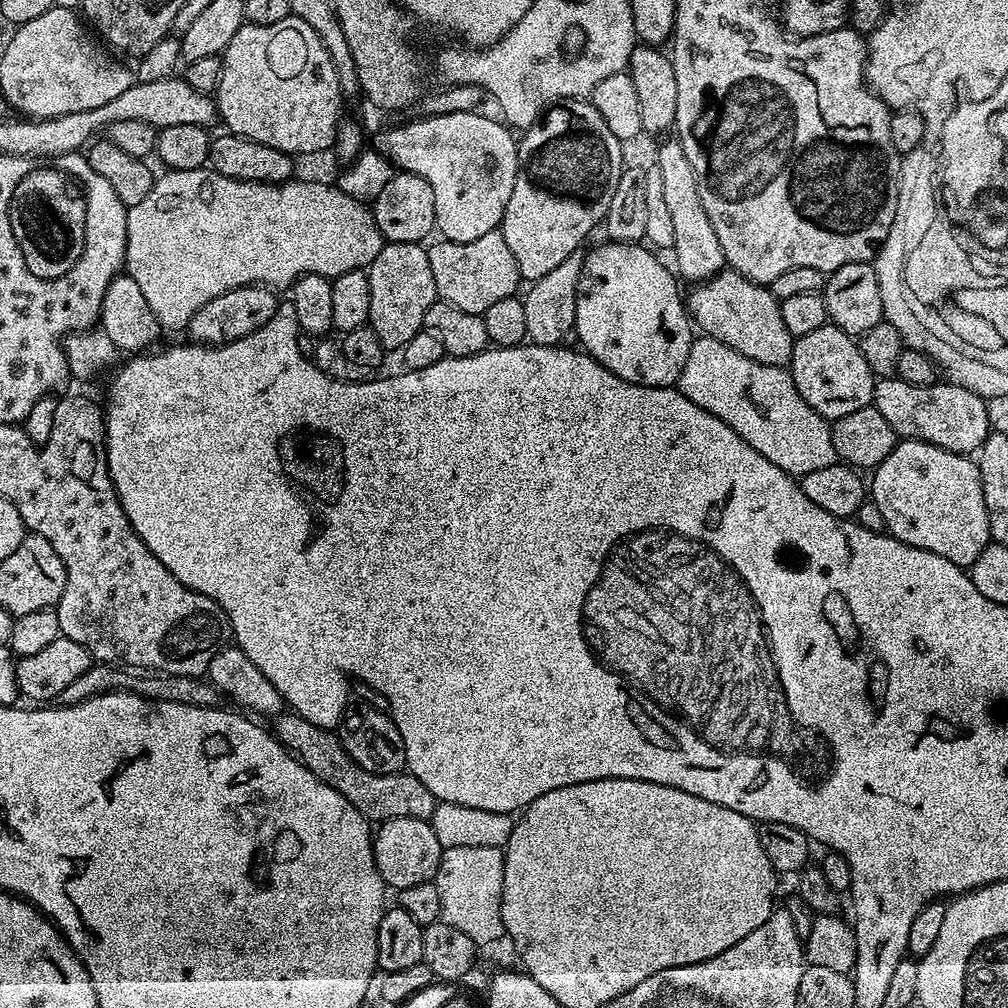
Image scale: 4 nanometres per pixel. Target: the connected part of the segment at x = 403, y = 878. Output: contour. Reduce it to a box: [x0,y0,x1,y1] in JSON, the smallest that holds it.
[372,818,442,889]

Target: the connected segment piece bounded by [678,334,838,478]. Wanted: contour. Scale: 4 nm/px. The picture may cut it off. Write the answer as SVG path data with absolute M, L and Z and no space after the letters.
M697 335L690 346L690 354L686 357L686 366L682 366L682 374L678 381L678 387L694 406L702 406L714 418L722 418L742 442L754 446L762 458L770 458L774 466L786 470L788 475L799 478L810 474L810 470L822 470L822 466L830 466L837 463L838 457L832 441L832 425L824 417L819 416L798 394L798 386L794 386L794 378L787 367L762 366L742 354L738 350L730 350L718 338Z

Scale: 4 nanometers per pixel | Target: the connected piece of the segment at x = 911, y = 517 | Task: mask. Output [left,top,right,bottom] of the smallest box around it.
[870,439,992,570]

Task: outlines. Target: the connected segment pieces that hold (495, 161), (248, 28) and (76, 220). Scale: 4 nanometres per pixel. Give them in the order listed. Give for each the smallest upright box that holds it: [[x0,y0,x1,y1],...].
[[375,111,518,242],[214,16,342,158],[8,167,88,280]]

